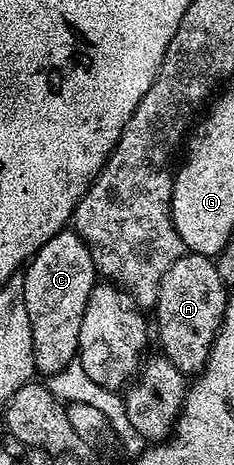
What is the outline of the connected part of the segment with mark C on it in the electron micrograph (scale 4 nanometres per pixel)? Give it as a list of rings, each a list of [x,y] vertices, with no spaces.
[[[64,230],[53,234],[45,246],[31,257],[22,273],[25,286],[25,310],[29,310],[29,326],[33,330],[33,358],[36,373],[52,374],[65,370],[77,360],[78,335],[81,333],[81,320],[84,317],[90,292],[97,283],[97,273],[93,258],[85,242],[73,230]]]

